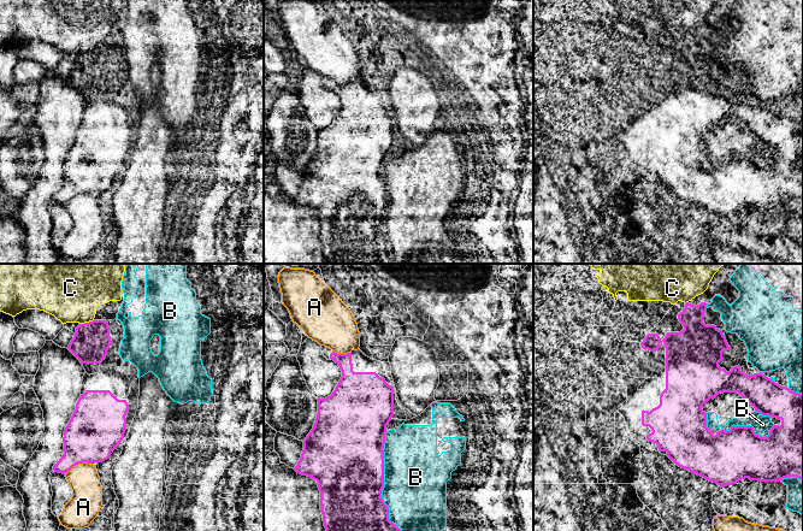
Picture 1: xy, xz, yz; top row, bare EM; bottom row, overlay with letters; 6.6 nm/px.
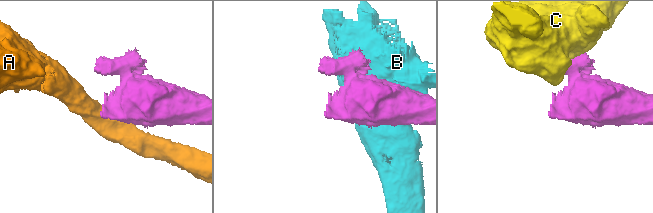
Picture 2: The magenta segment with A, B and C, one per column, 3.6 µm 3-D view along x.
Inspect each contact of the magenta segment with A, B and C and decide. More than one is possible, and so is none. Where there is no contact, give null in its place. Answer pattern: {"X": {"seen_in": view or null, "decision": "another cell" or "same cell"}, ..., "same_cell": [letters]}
{"A": {"seen_in": "xy", "decision": "another cell"}, "B": {"seen_in": "xz", "decision": "another cell"}, "C": {"seen_in": "xy", "decision": "another cell"}, "same_cell": []}

